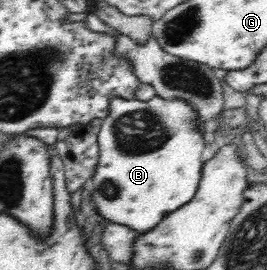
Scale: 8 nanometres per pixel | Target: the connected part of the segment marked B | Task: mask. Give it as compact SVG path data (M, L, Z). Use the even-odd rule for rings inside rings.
M155 95L149 101L121 97L110 99L107 117L103 118L97 141L99 161L95 171L86 183L85 189L91 193L91 199L101 217L139 231L139 234L153 229L168 213L179 209L194 198L201 179L203 161L201 154L205 149L203 129L198 129L198 113L182 99L163 99ZM97 185L107 187L105 193L93 193Z

